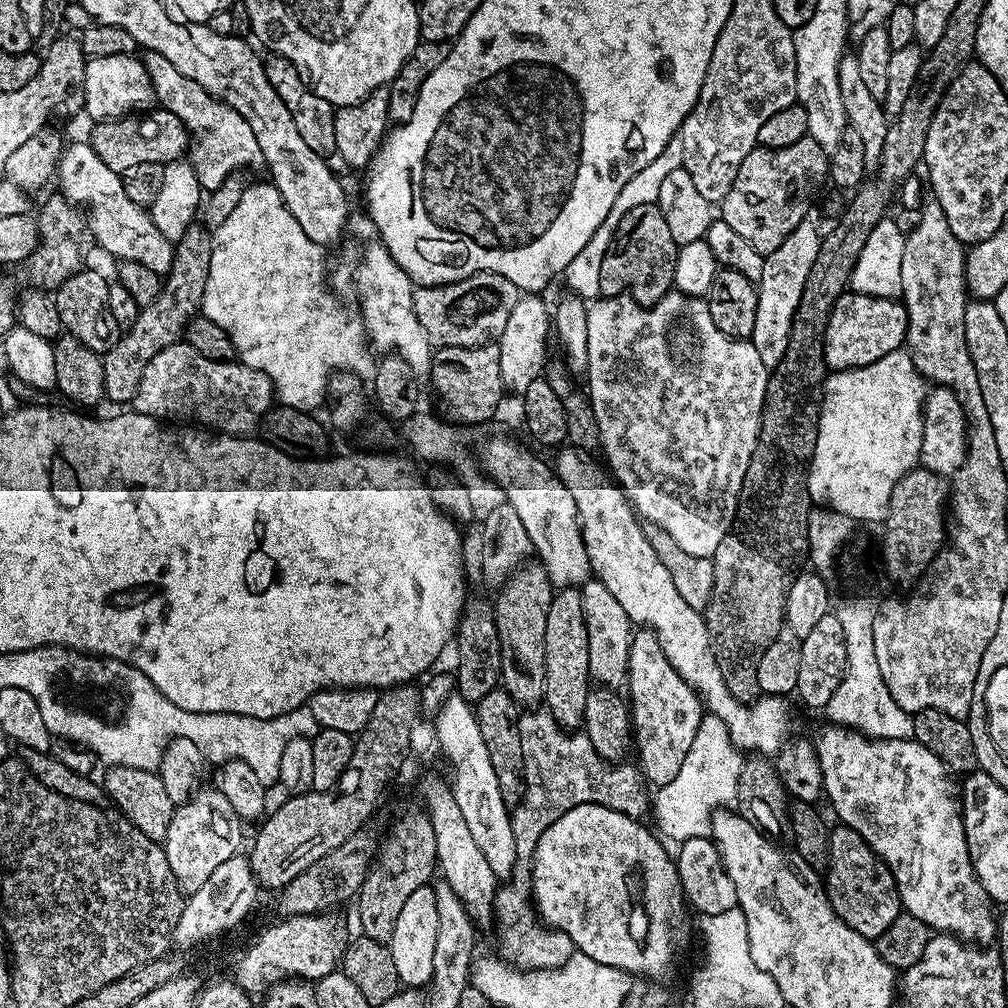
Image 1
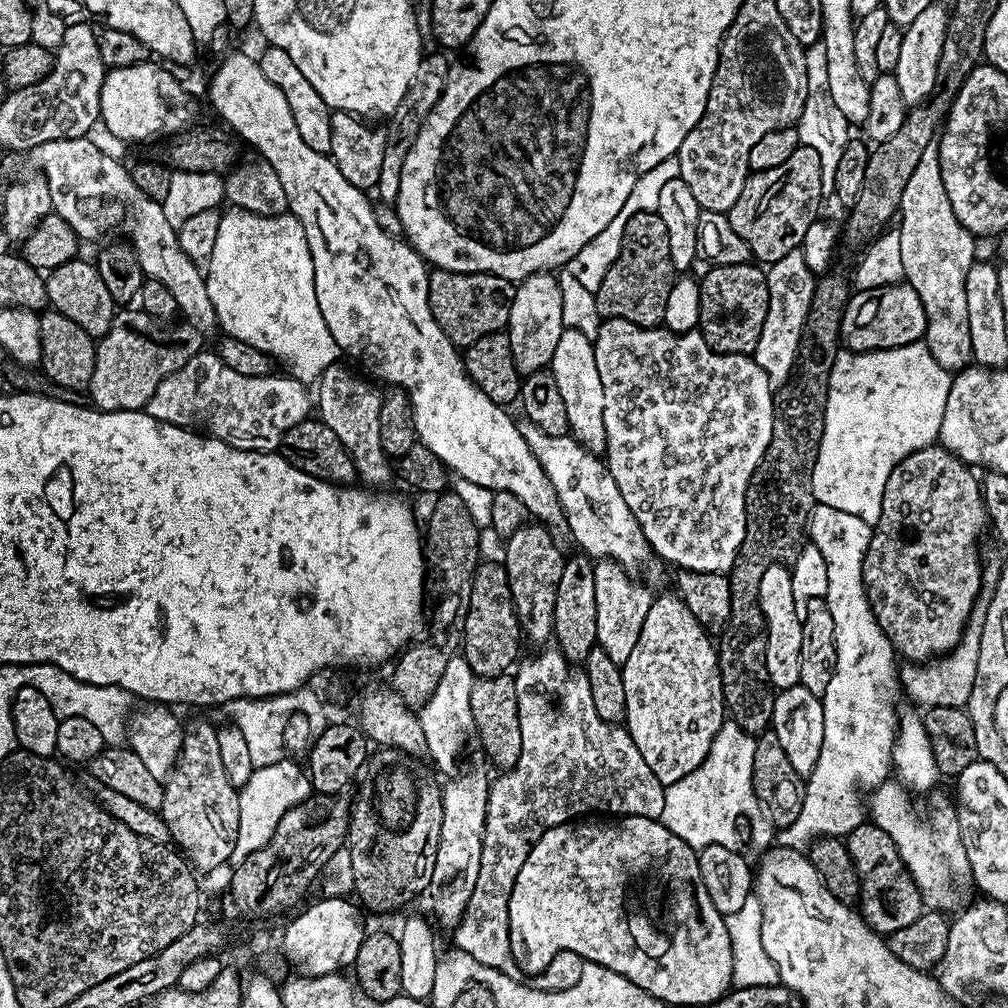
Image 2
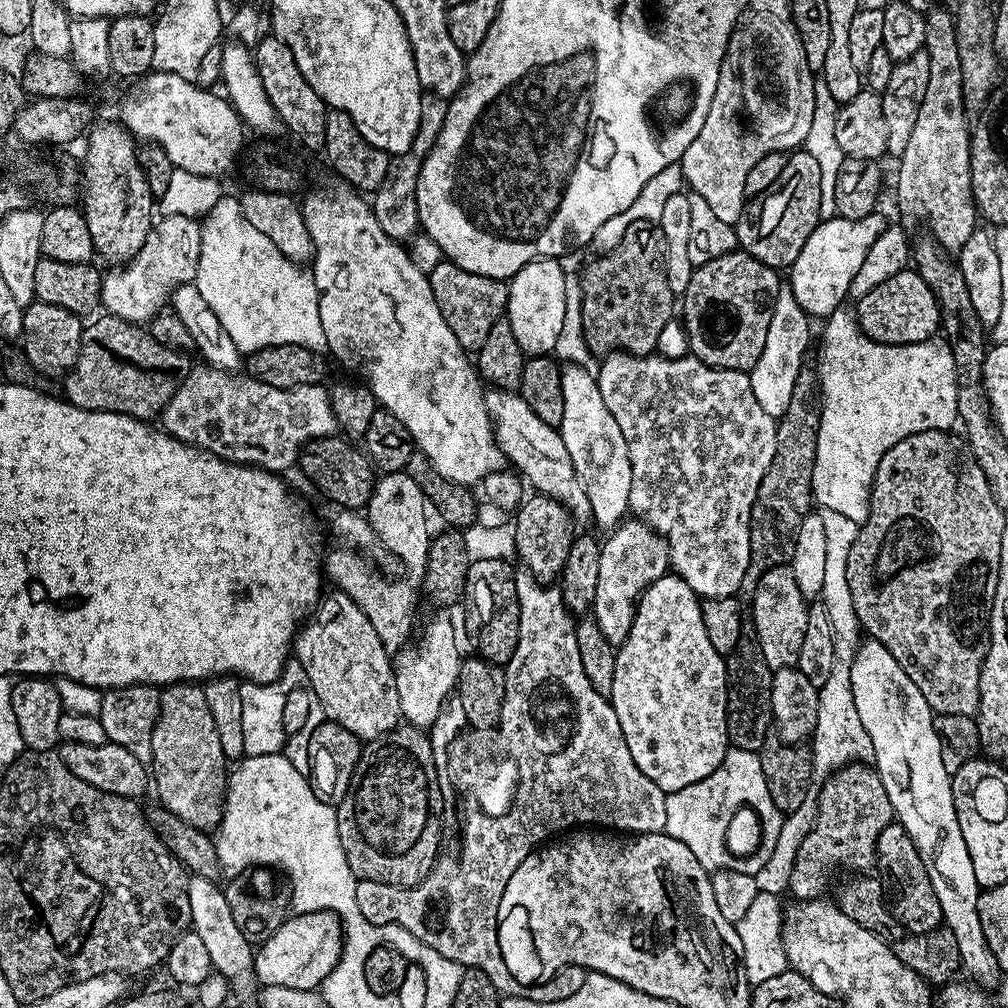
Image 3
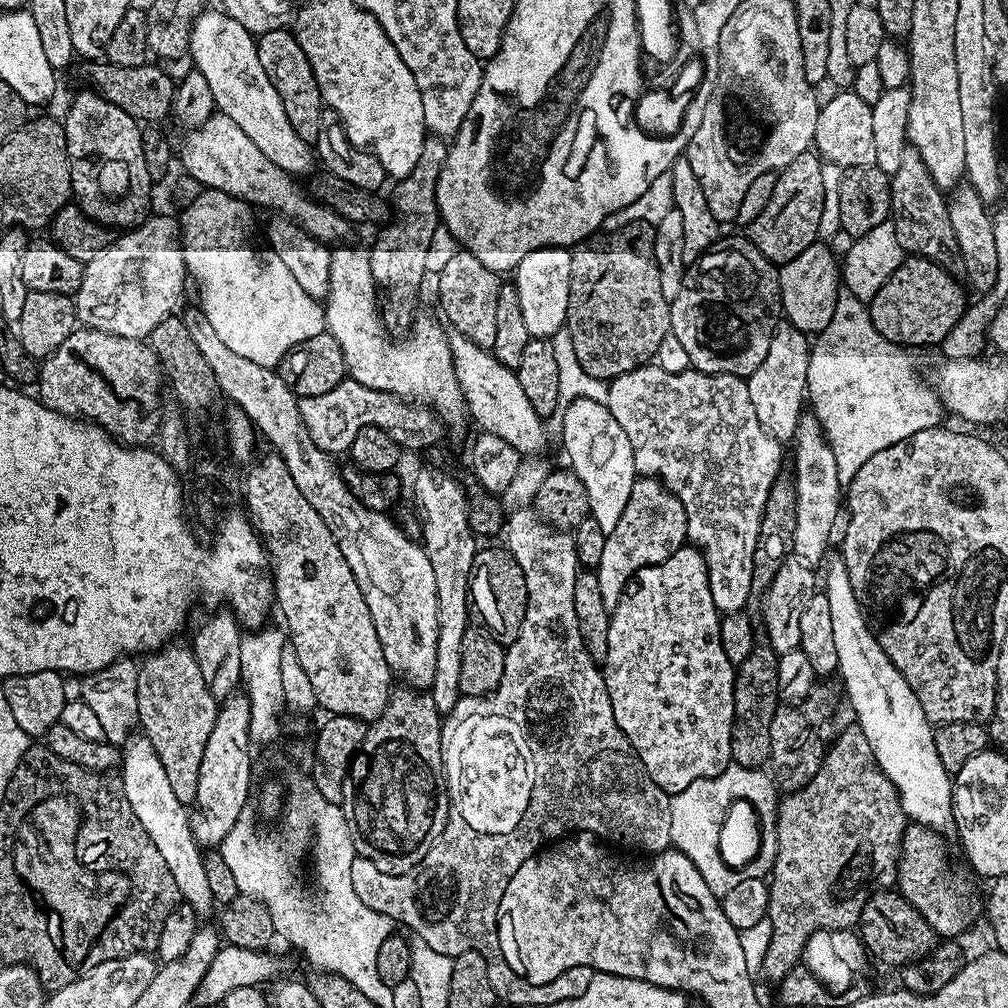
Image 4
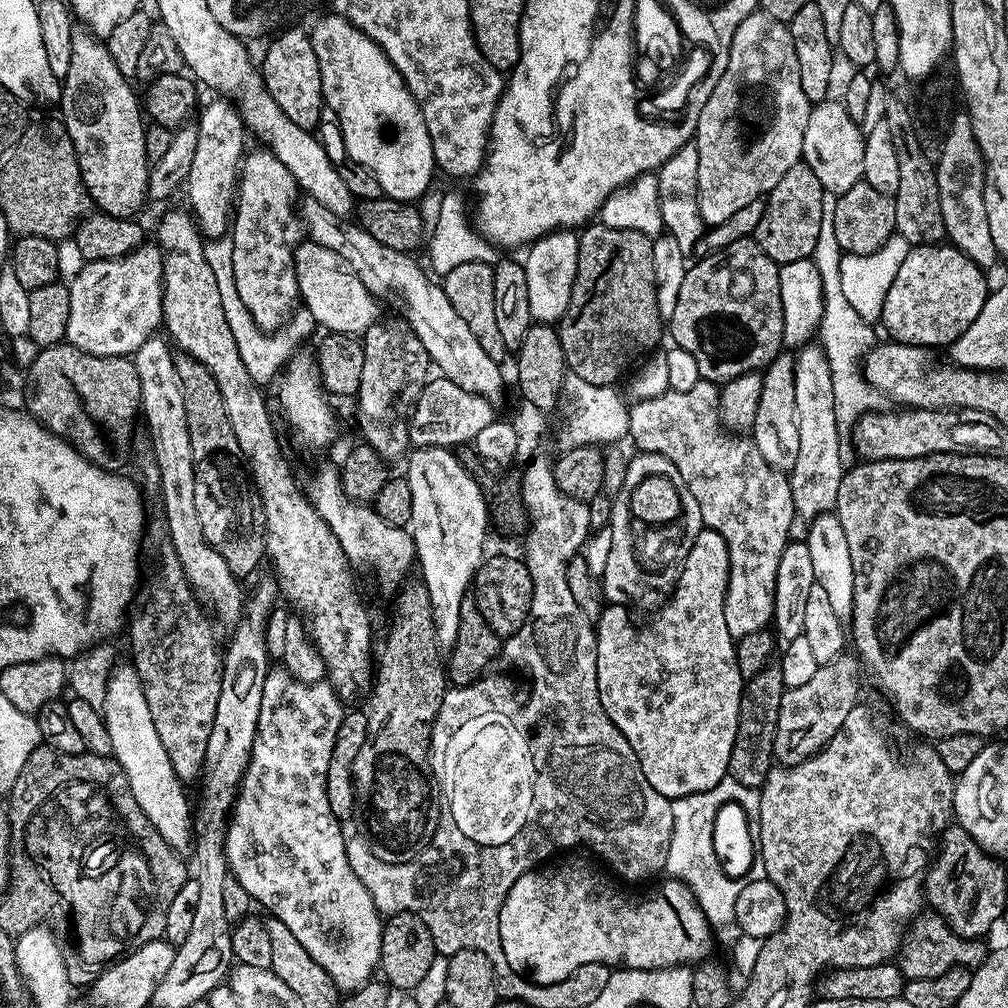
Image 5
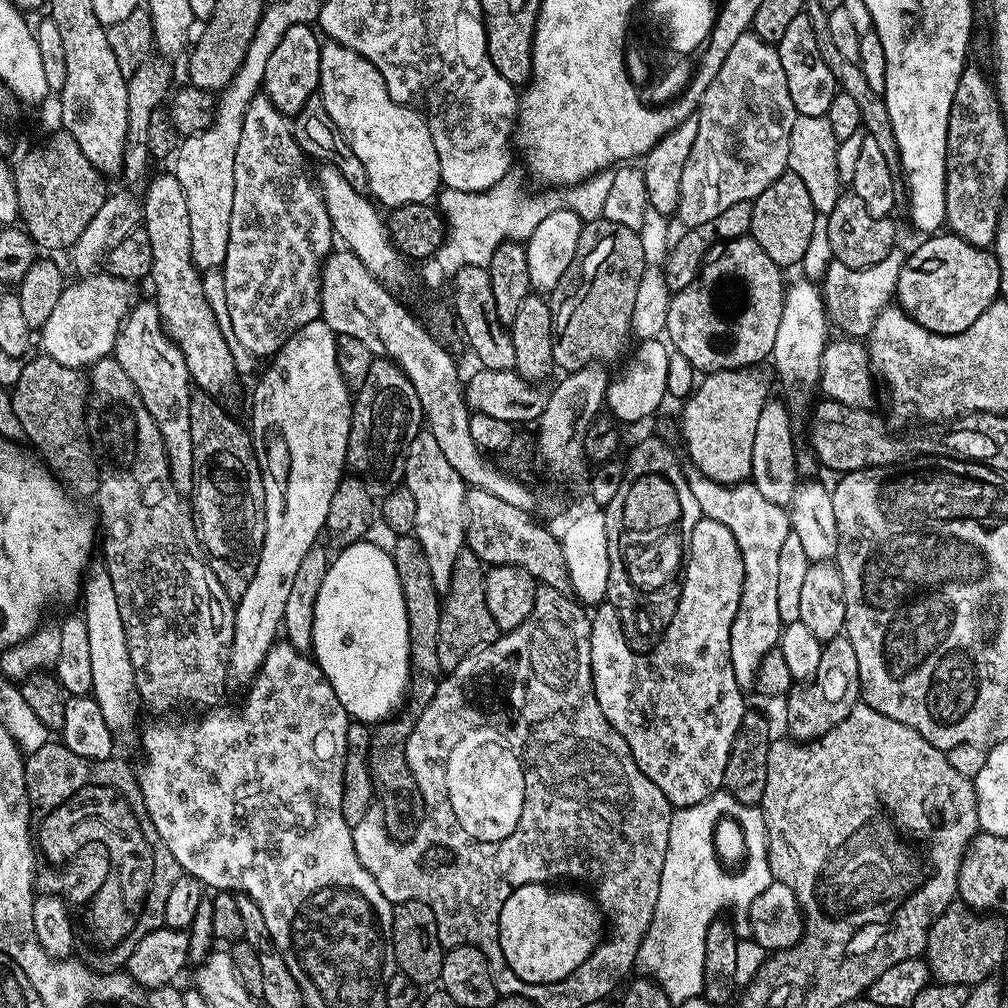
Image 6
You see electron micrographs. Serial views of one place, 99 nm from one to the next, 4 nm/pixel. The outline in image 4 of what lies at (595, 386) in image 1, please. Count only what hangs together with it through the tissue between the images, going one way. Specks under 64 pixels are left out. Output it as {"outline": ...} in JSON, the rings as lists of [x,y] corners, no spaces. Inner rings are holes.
{"outline":[[[649,362],[642,368],[635,368],[626,374],[616,376],[608,384],[608,411],[618,420],[622,429],[630,438],[630,444],[634,450],[634,466],[637,473],[644,478],[655,478],[673,492],[682,502],[686,514],[686,540],[693,548],[699,548],[708,567],[708,581],[710,582],[710,594],[714,598],[716,611],[721,614],[730,612],[742,612],[749,606],[748,599],[752,596],[752,579],[756,576],[756,547],[760,544],[760,531],[762,531],[762,514],[766,512],[766,500],[780,472],[780,448],[781,441],[774,439],[766,430],[762,430],[762,422],[758,422],[758,414],[754,414],[754,402],[750,402],[750,390],[747,379],[743,376],[731,376],[730,374],[706,374],[695,370],[687,370],[682,373],[667,373]]]}

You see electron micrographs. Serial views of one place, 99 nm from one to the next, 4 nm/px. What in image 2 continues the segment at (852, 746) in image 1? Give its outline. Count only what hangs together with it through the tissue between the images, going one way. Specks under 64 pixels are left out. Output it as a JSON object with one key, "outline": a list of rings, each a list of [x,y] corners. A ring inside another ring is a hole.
{"outline":[[[899,782],[882,783],[871,789],[870,796],[872,801],[867,801],[866,812],[871,823],[890,834],[890,842],[894,842],[910,878],[914,878],[925,905],[932,910],[959,909],[960,900],[973,895],[974,885],[955,811],[951,807],[936,808],[932,812],[932,824],[927,824],[912,809],[909,789]]]}

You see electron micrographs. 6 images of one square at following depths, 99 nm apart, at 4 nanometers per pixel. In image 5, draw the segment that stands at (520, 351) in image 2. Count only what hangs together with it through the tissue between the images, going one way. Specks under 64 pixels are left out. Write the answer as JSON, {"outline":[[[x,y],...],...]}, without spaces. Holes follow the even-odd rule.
{"outline":[[[557,230],[535,241],[527,249],[528,260],[523,261],[526,270],[526,295],[530,298],[530,314],[535,323],[555,325],[566,314],[578,270],[579,245],[575,231]]]}

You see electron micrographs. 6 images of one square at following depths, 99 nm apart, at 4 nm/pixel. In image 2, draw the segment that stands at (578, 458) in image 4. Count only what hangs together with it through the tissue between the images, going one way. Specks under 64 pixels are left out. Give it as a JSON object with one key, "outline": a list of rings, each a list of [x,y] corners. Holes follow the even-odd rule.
{"outline":[[[565,327],[564,333],[558,338],[558,346],[554,349],[550,371],[554,374],[554,382],[558,382],[558,391],[562,393],[569,433],[588,452],[598,456],[605,450],[605,423],[602,421],[602,407],[605,405],[605,398],[602,394],[602,378],[598,378],[598,362],[594,362],[592,345],[593,341],[588,339],[584,333]]]}

